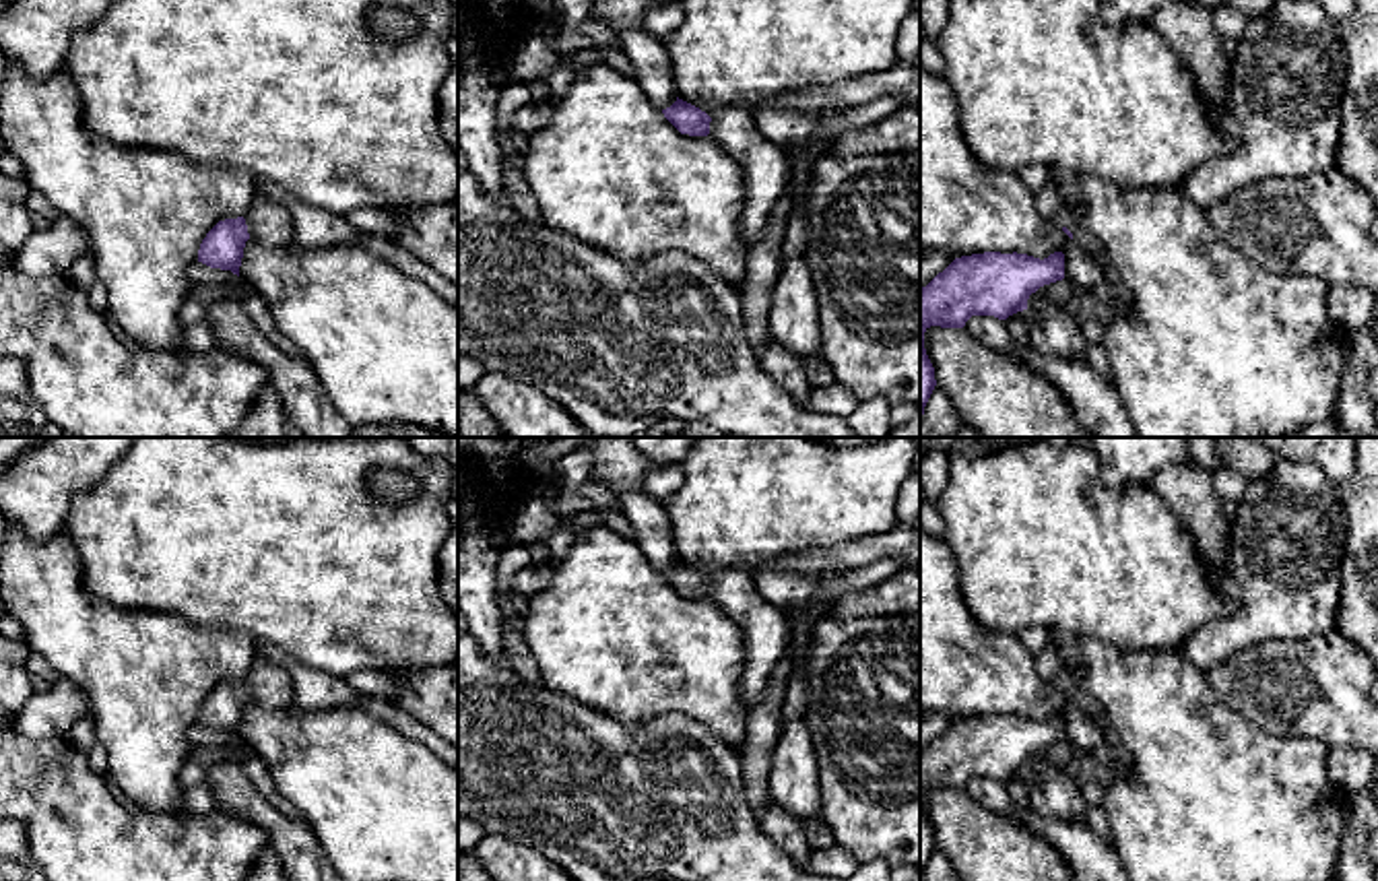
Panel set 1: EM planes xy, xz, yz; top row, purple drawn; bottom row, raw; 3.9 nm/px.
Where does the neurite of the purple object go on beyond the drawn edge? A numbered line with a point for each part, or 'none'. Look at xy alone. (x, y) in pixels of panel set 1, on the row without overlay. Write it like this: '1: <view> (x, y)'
1: xy (269, 686)

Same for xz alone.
1: xz (766, 632)

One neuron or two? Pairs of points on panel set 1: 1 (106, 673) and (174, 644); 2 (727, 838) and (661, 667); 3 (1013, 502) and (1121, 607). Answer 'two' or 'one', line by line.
1: one
2: two
3: one

